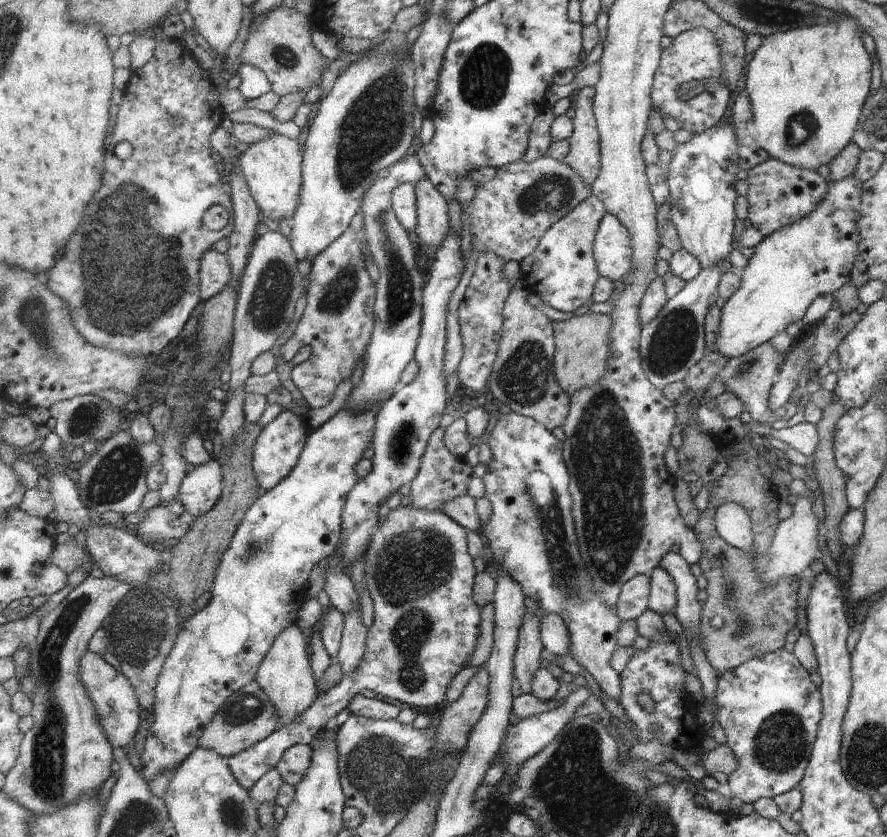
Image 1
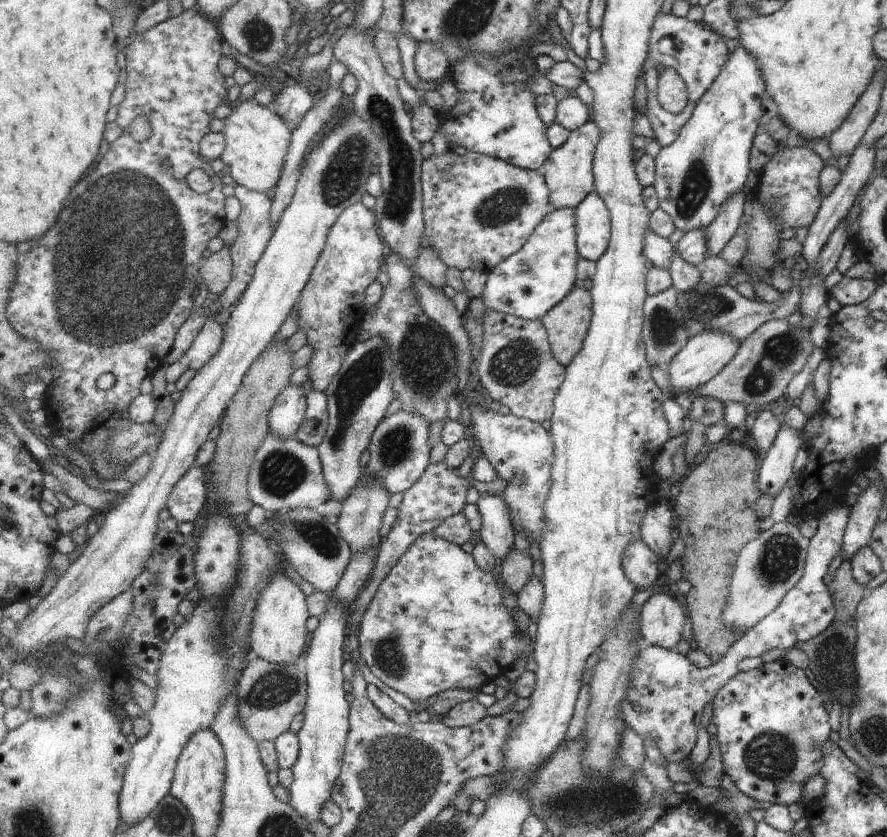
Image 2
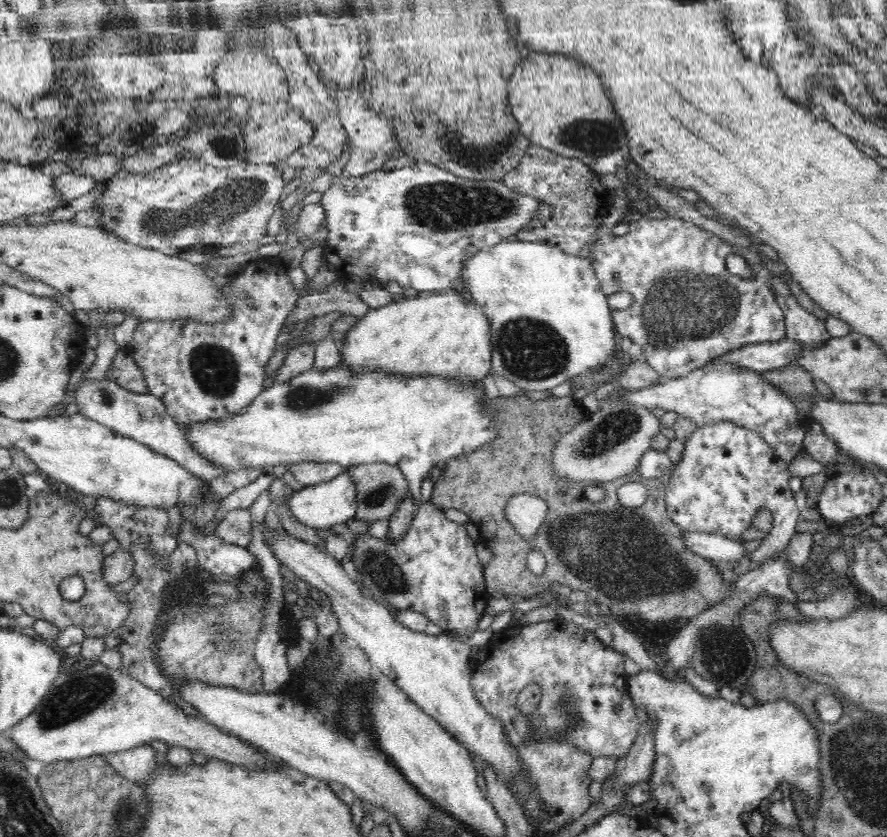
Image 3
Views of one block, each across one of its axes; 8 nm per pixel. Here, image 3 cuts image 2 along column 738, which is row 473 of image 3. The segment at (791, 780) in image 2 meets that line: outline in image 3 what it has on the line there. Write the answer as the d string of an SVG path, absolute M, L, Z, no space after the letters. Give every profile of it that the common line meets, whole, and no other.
M721 421L714 424L698 426L683 442L680 460L675 464L672 474L665 484L664 506L668 517L685 533L716 534L723 538L739 541L743 533L752 527L754 515L768 509L772 513L774 528L770 538L754 555L752 565L757 567L760 562L774 557L789 546L792 538L798 534L797 526L800 520L800 508L796 505L795 492L790 488L791 479L788 464L775 456L771 446L765 444L763 438L753 430L738 426L735 422Z

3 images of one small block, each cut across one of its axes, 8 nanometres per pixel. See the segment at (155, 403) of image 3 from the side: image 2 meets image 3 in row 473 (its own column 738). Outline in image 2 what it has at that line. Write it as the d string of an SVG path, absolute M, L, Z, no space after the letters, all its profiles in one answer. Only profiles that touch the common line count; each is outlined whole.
M739 190L727 198L727 202L719 208L719 214L715 220L706 228L706 257L720 256L721 250L725 246L735 230L739 226L739 218L742 215L742 204L744 203L744 193Z

